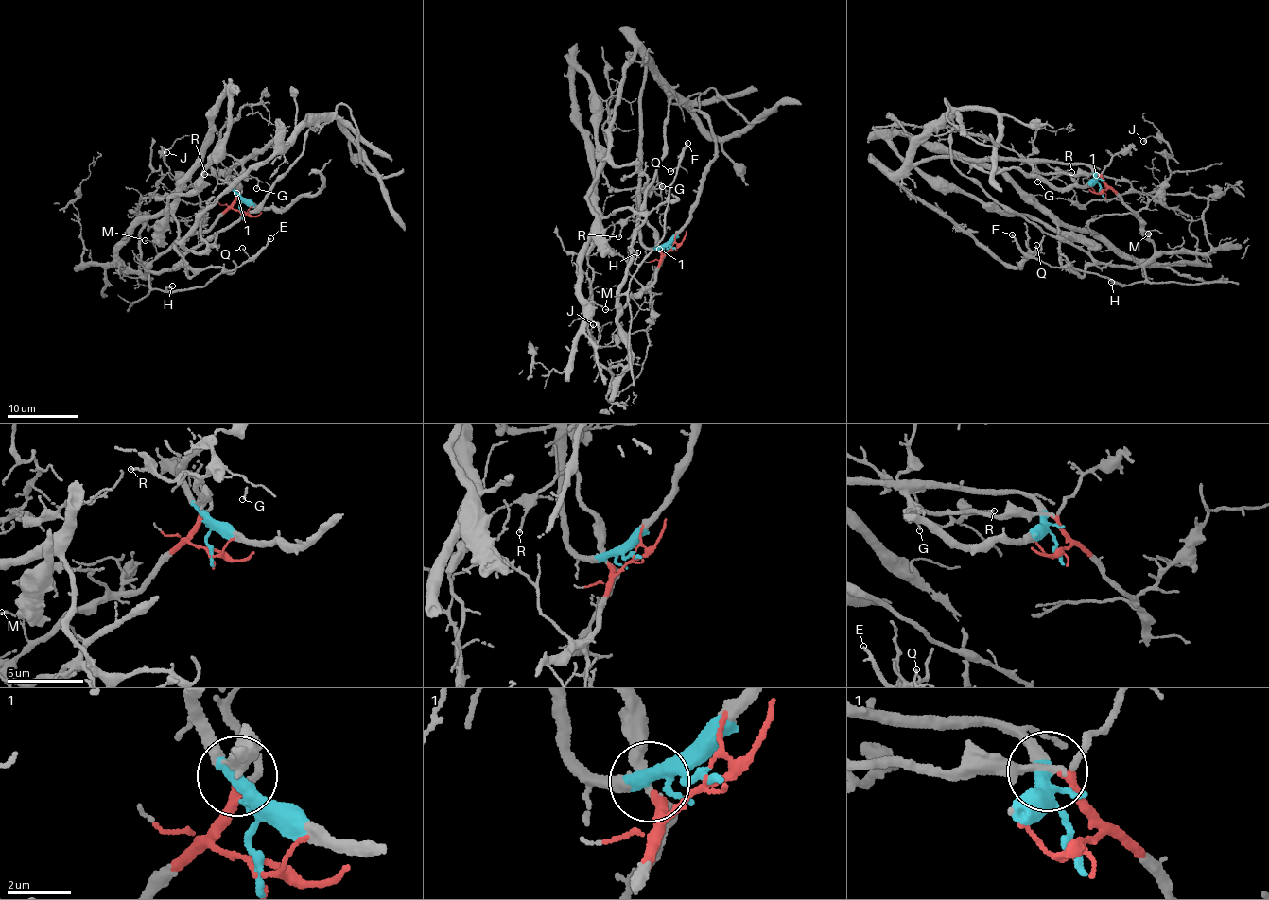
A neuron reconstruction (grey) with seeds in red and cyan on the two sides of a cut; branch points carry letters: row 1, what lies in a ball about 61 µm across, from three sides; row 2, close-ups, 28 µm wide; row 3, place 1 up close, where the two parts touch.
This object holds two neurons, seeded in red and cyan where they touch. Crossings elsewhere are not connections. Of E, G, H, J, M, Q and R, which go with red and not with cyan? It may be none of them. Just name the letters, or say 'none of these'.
E, G, H, J, M, Q, R

